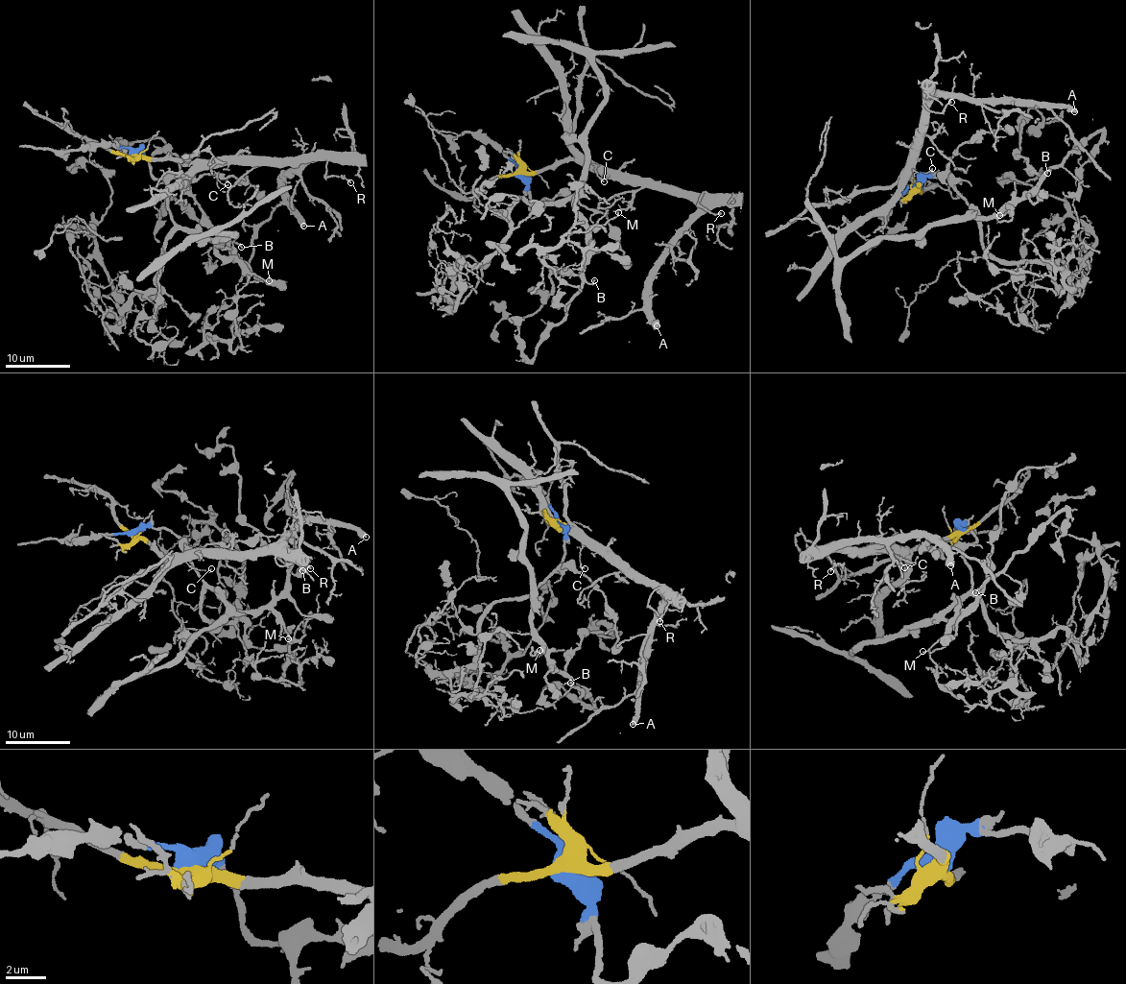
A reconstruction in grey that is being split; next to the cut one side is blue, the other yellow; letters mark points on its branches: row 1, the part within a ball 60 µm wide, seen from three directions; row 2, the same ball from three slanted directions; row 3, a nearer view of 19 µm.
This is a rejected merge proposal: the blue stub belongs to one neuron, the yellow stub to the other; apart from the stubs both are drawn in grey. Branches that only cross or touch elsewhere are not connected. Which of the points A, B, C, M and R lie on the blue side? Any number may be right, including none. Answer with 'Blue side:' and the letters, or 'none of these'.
Blue side: B, M

